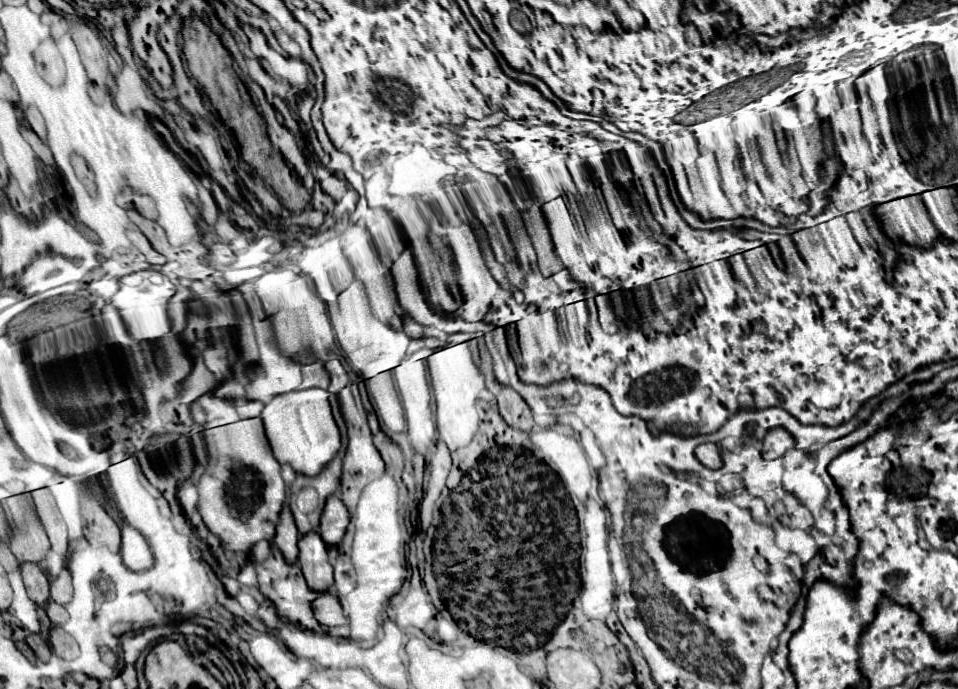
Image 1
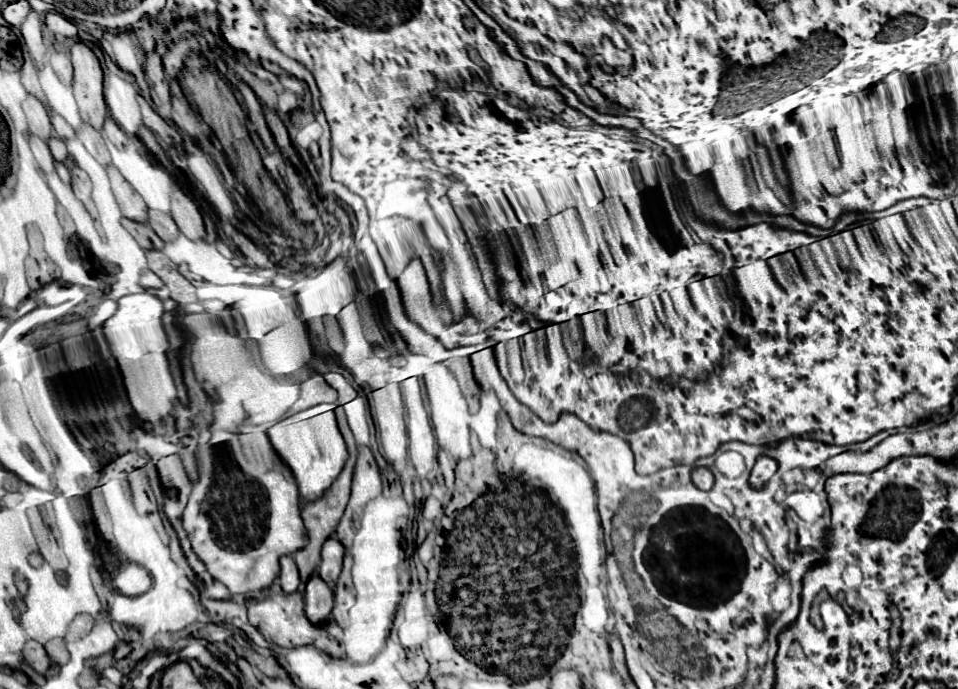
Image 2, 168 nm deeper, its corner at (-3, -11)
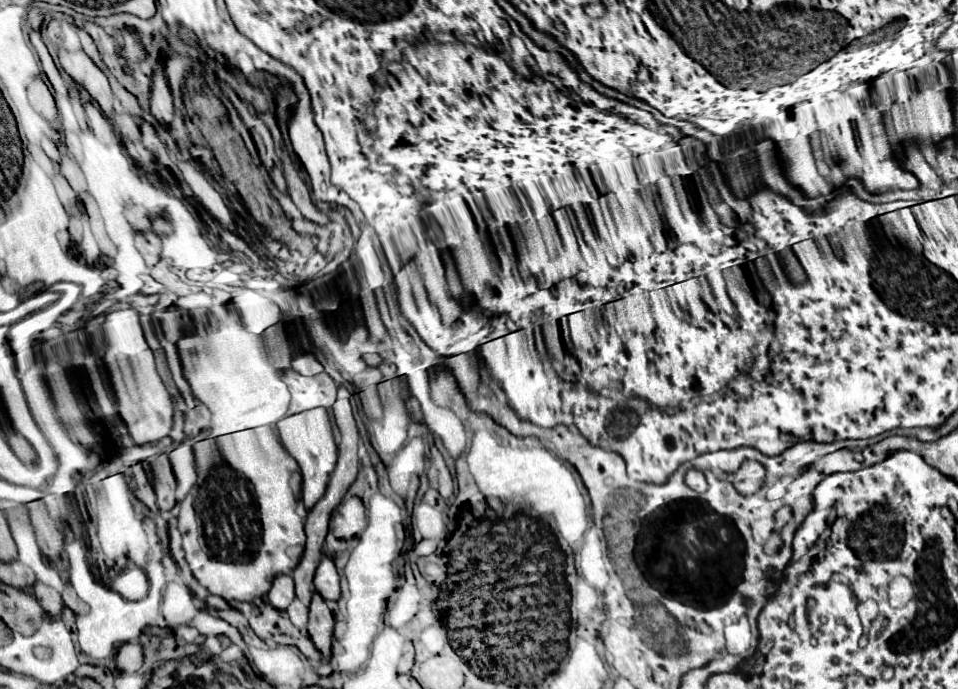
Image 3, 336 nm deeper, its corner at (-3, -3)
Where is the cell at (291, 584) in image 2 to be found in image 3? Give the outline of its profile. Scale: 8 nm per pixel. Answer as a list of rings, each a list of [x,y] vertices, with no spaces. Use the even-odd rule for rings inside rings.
[[[281,575],[275,579],[275,583],[271,585],[271,591],[269,591],[269,603],[279,609],[279,611],[285,611],[287,605],[295,599],[295,585],[293,585],[293,579],[291,575]]]

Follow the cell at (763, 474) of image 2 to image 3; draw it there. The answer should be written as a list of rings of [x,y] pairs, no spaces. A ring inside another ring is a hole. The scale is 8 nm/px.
[[[745,461],[739,467],[739,471],[735,471],[735,475],[731,477],[731,483],[741,495],[753,495],[761,489],[763,479],[765,479],[763,465],[759,465],[757,461]]]

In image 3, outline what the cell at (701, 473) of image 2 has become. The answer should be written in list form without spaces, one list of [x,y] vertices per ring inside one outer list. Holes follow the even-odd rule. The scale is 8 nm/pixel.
[[[697,469],[687,471],[687,475],[685,475],[685,483],[687,483],[687,487],[691,487],[693,491],[699,491],[699,493],[703,493],[703,491],[707,489],[705,475],[703,475],[701,471],[697,471]]]

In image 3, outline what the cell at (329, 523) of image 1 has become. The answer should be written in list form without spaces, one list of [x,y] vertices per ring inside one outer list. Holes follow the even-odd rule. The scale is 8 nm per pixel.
[[[323,557],[317,571],[315,571],[315,591],[325,599],[325,601],[339,601],[341,591],[339,591],[339,573],[329,557]]]

